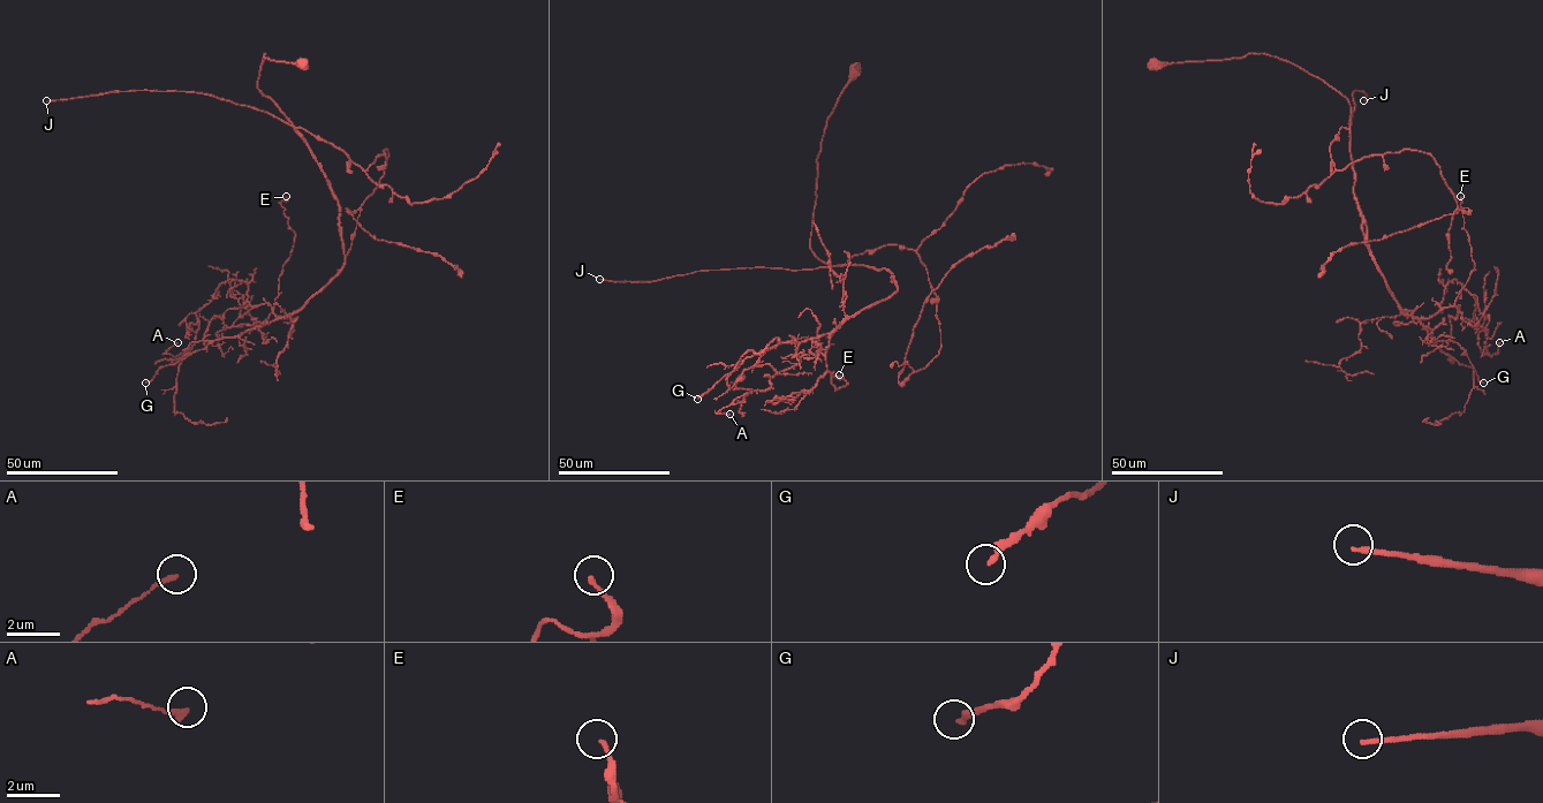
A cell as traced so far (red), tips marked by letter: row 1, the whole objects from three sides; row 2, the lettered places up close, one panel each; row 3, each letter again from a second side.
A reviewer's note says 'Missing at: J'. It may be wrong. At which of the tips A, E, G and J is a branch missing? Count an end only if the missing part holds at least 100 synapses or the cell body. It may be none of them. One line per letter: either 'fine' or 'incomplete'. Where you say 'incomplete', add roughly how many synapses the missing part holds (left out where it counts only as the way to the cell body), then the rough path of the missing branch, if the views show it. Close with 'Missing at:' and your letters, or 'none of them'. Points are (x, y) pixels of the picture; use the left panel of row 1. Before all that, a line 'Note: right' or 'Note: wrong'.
Note: right
A: fine
E: fine
G: fine
J: incomplete; about 300 synapses
Missing at: J

